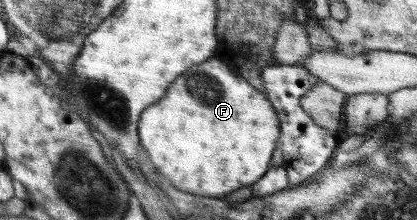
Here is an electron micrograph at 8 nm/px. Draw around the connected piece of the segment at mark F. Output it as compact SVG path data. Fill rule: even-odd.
M213 56L180 74L180 78L176 78L176 82L166 90L164 98L143 110L137 128L139 141L157 173L166 176L178 190L214 198L224 198L228 192L260 180L271 167L270 160L280 132L280 119L266 94L258 92L244 78L234 74L227 64Z

